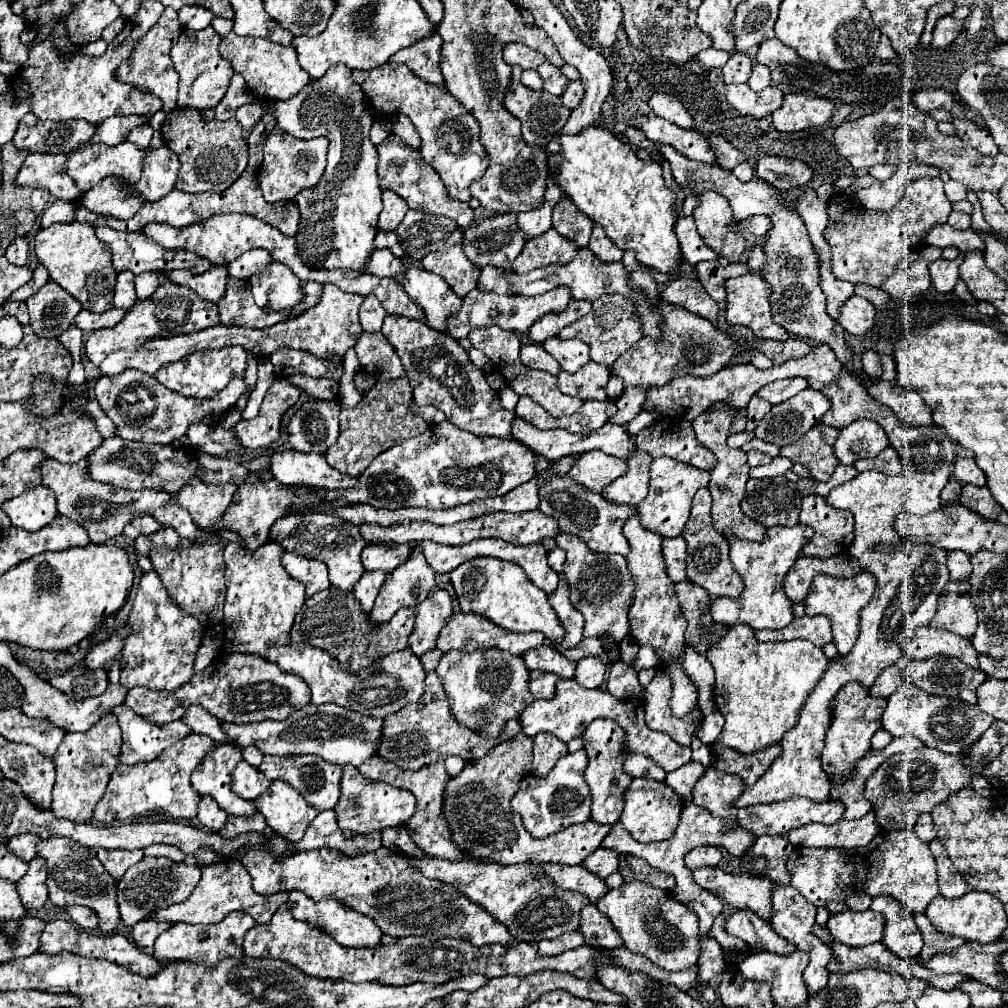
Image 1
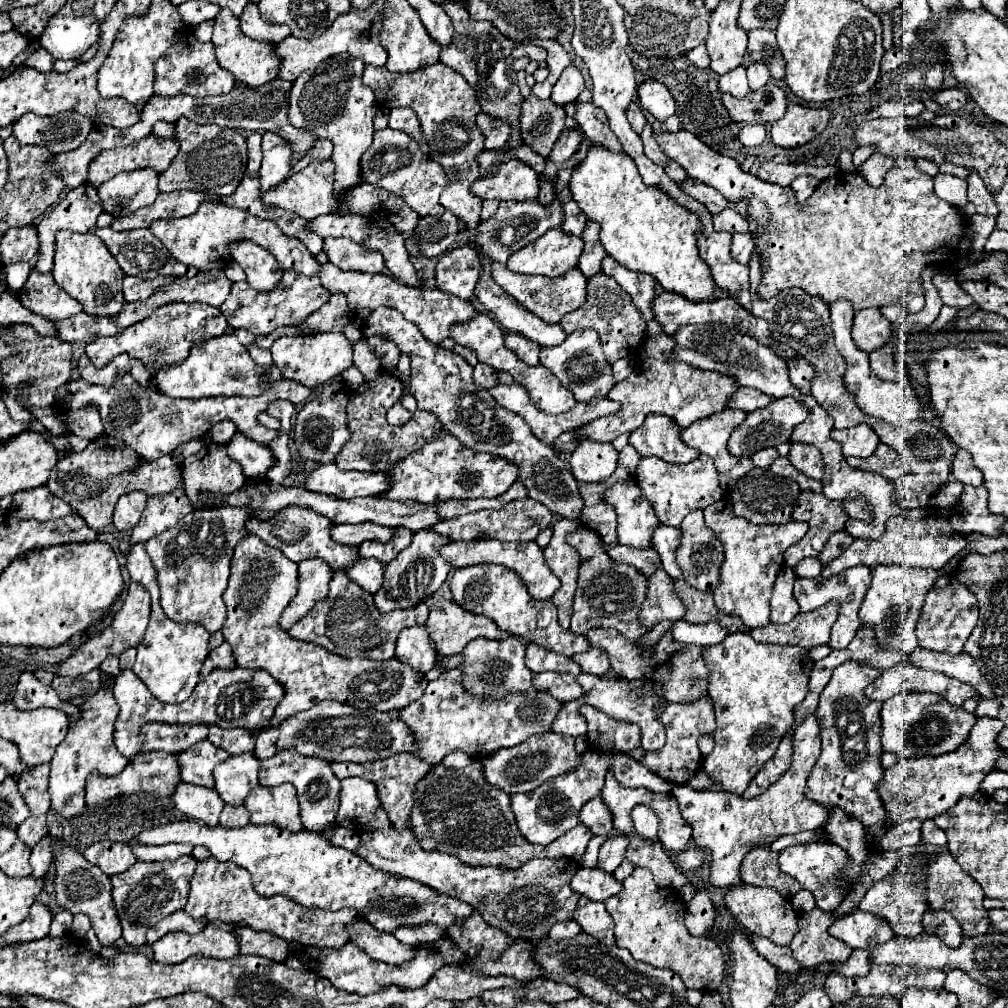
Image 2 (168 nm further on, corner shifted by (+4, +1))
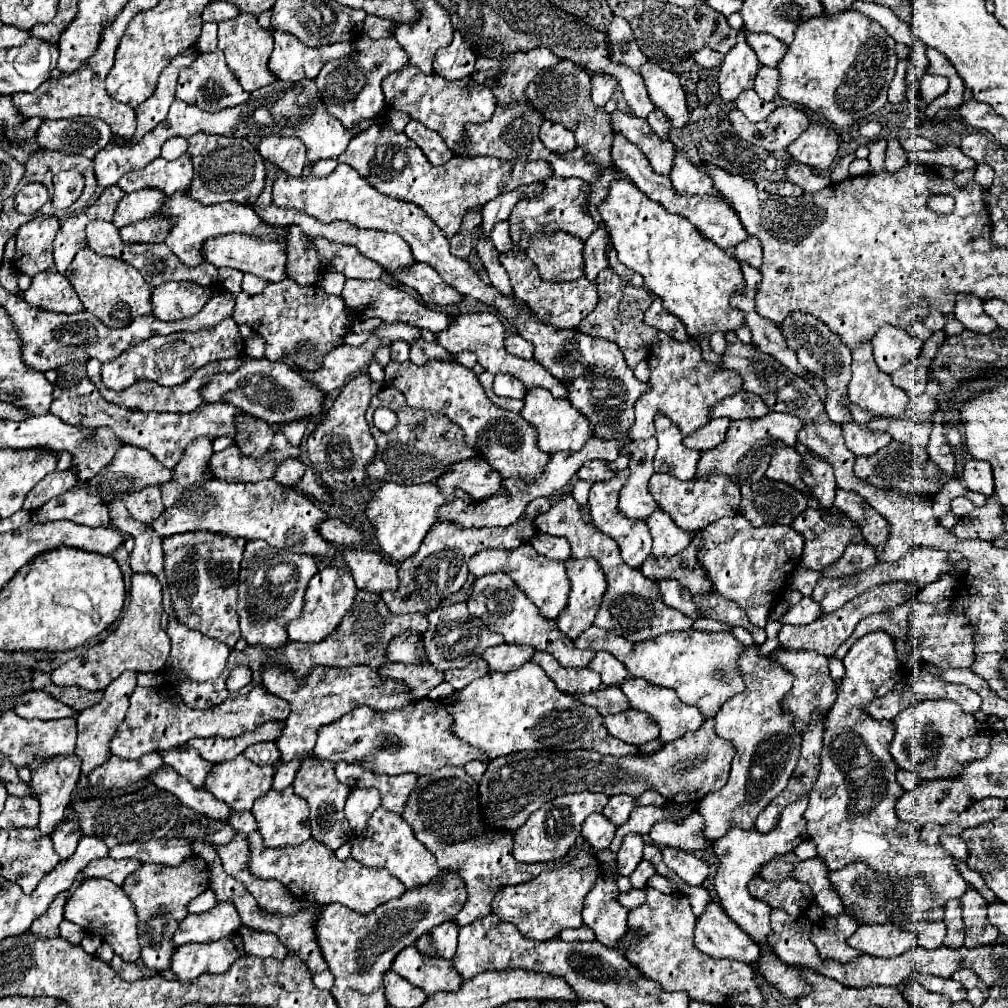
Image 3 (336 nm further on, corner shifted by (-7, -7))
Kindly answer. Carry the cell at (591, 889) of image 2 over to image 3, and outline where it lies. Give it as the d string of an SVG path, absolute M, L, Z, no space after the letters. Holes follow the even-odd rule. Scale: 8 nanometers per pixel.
M629 890L629 892L621 892L619 896L617 896L617 900L619 900L619 904L621 906L625 906L625 908L635 908L635 906L639 906L639 904L643 904L643 900L645 900L645 890Z

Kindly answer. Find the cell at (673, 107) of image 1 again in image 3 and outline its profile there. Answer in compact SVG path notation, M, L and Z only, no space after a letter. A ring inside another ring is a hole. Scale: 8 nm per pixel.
M645 62L641 68L641 76L655 108L663 110L673 128L683 128L689 120L689 110L679 78L673 72L663 70L655 62Z

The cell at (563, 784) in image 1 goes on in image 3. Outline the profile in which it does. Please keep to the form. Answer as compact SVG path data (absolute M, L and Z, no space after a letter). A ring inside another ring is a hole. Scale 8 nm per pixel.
M579 792L579 794L565 794L535 810L529 820L515 832L515 848L513 856L519 862L549 862L565 856L575 840L581 836L581 824L589 814L603 812L607 804L607 796L603 792Z

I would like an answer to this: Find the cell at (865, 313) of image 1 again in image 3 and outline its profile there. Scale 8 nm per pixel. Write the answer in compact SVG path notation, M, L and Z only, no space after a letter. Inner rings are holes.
M891 324L881 326L871 344L875 362L885 374L893 374L897 368L917 358L921 352L921 342L917 338L913 338L907 330L895 328Z

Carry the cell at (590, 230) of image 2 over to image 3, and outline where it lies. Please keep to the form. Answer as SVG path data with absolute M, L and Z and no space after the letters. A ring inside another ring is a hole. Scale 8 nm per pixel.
M601 226L589 236L589 240L585 242L585 250L583 250L585 276L589 280L595 280L597 274L609 266L607 250L609 250L609 232L607 232L607 228Z

